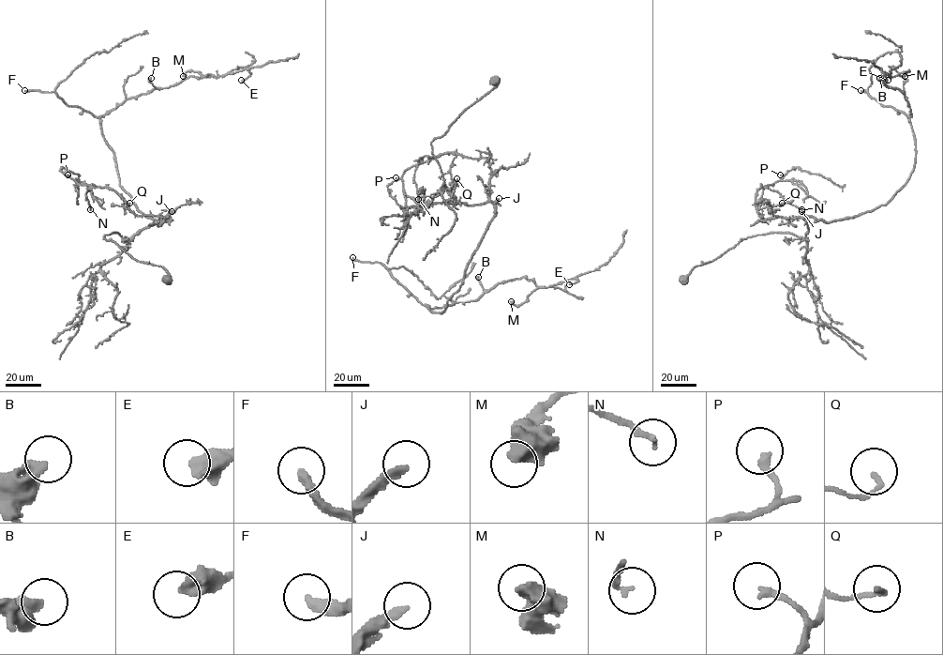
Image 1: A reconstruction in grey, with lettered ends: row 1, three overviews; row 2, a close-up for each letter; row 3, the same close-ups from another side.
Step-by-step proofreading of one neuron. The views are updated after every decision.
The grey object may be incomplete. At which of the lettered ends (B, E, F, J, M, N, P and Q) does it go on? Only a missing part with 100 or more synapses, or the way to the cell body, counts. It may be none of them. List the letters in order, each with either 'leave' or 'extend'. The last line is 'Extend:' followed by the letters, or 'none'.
B: leave
E: leave
F: extend
J: extend
M: leave
N: leave
P: leave
Q: leave
Extend: F, J

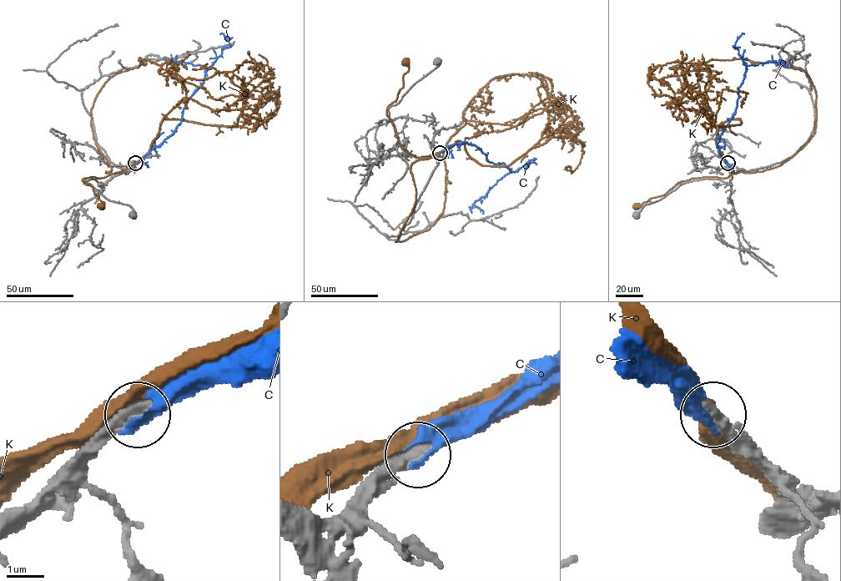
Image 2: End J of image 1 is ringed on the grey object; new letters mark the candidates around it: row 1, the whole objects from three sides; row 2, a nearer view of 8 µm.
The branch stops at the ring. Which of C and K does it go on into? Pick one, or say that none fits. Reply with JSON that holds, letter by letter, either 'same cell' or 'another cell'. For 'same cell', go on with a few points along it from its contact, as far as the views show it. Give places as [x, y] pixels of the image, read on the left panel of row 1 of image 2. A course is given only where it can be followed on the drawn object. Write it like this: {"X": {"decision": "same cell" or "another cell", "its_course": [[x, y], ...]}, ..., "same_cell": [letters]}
{"C": {"decision": "same cell", "its_course": [[135, 163], [173, 133], [181, 122], [188, 99], [203, 82], [204, 66], [169, 62], [178, 64]]}, "K": {"decision": "another cell"}, "same_cell": ["C"]}

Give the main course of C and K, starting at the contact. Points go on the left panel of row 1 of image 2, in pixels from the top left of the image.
C: (135, 163), (173, 133), (181, 122), (188, 99), (203, 82), (204, 66), (169, 62), (178, 64)
K: (135, 163), (104, 177), (83, 179), (92, 186), (93, 193), (104, 203), (102, 205)

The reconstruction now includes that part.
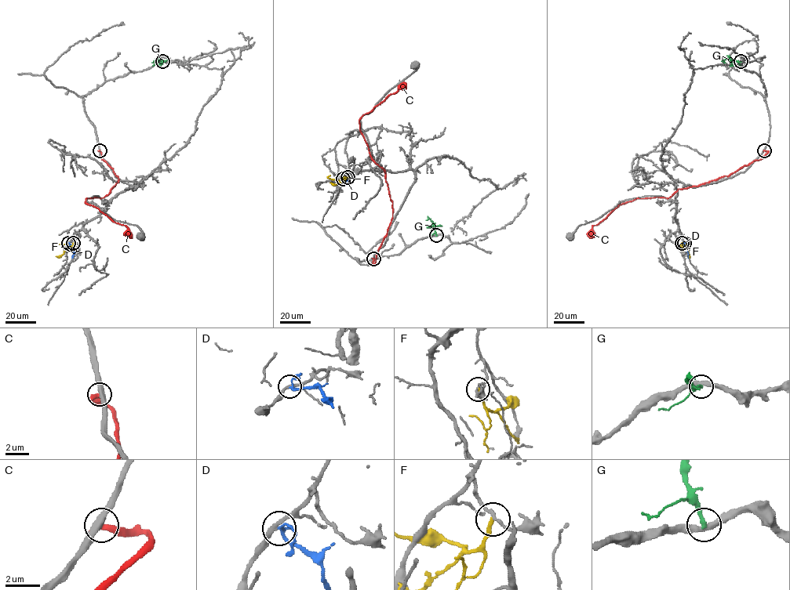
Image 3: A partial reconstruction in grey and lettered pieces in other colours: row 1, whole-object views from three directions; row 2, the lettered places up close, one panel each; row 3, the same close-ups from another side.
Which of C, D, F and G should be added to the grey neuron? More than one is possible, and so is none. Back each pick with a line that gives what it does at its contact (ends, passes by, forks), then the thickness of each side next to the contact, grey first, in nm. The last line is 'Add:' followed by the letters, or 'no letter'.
Add: no letter

